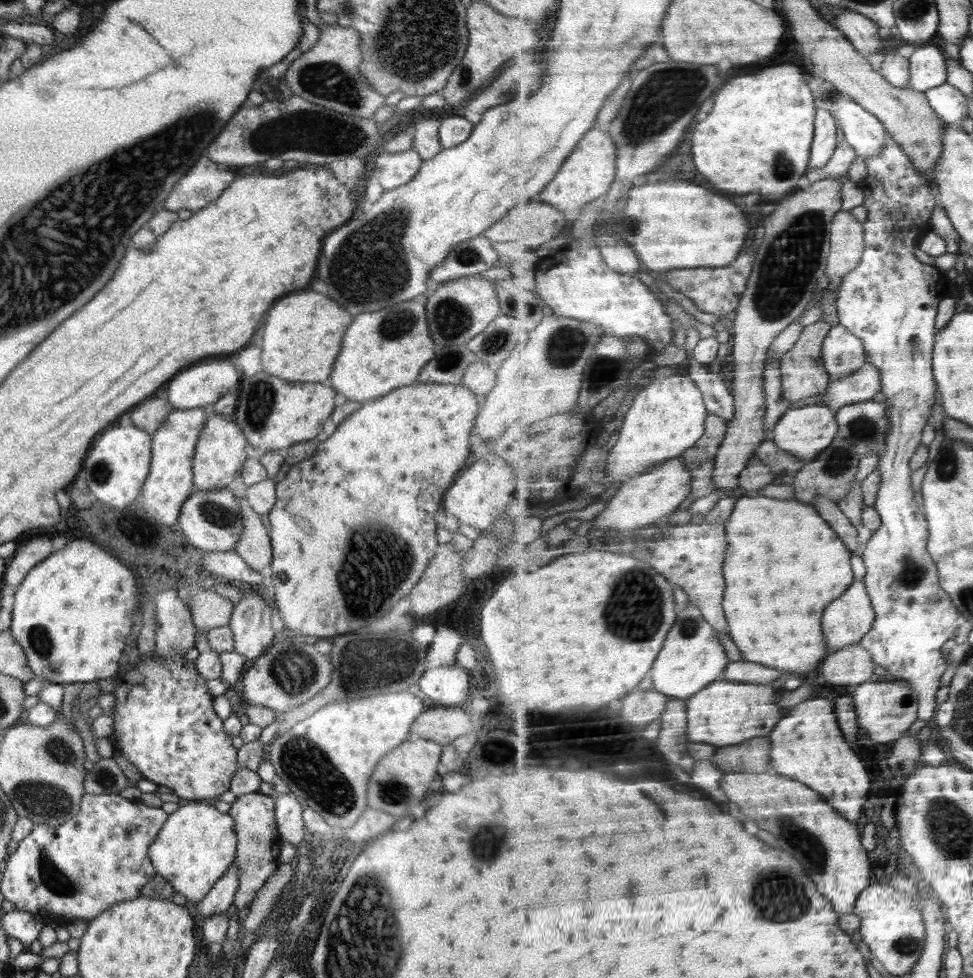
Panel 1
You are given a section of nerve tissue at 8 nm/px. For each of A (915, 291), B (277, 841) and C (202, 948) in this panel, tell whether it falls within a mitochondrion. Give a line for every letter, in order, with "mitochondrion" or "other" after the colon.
A: other
B: other
C: other

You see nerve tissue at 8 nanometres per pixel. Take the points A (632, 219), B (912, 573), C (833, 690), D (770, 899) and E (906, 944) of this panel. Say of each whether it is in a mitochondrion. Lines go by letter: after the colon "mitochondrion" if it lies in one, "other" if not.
A: mitochondrion
B: mitochondrion
C: other
D: mitochondrion
E: mitochondrion

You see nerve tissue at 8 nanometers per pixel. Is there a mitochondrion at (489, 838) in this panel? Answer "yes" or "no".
yes

